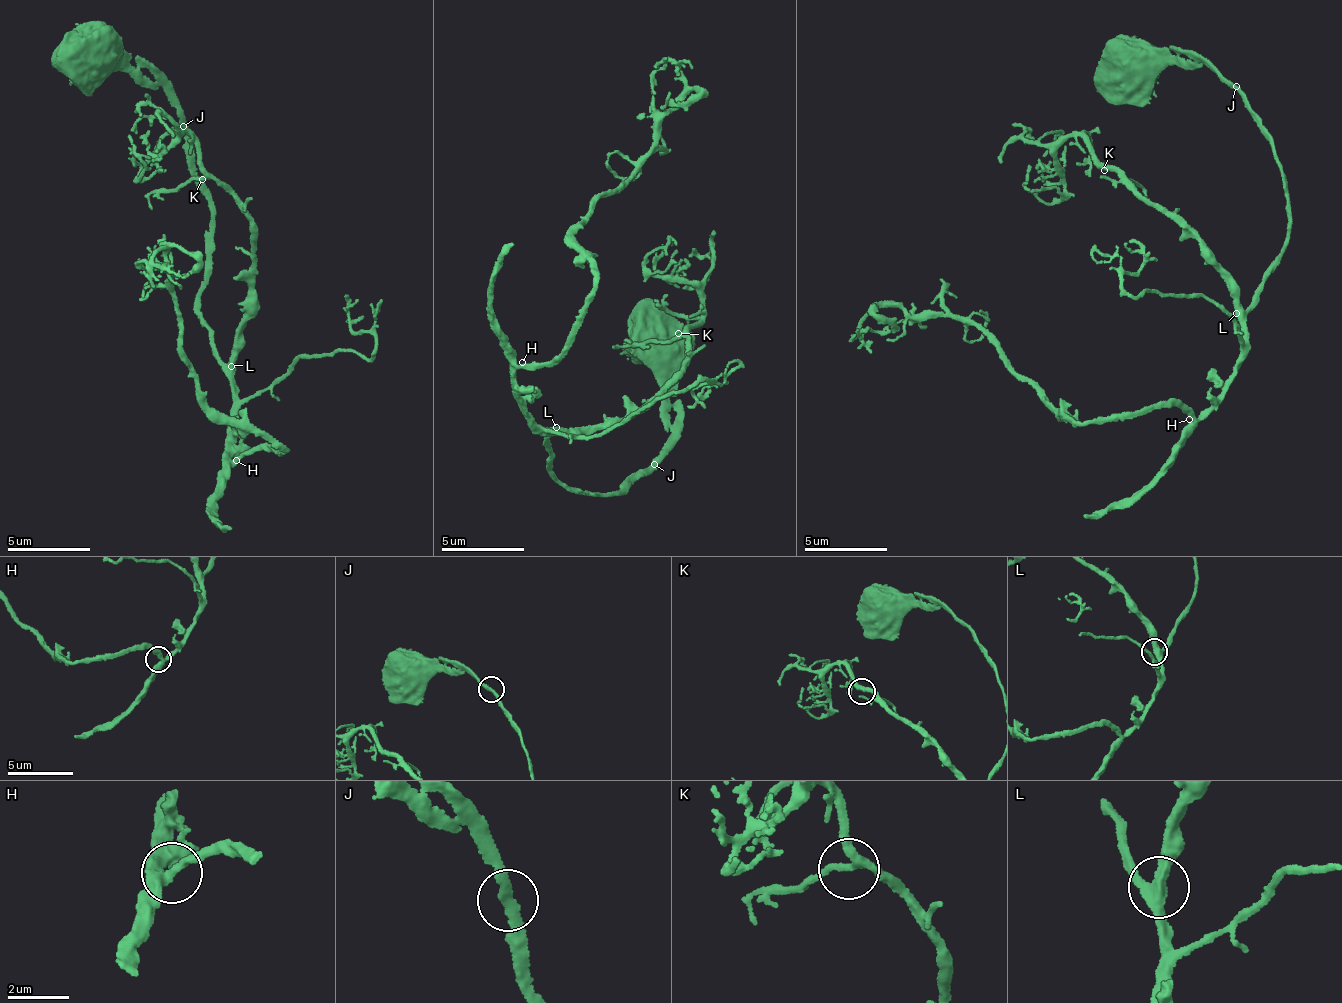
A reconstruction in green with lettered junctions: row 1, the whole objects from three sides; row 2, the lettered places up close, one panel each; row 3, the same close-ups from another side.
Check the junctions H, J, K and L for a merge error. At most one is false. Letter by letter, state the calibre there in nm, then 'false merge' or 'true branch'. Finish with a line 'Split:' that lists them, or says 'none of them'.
H: calibre 300 nm; true branch
J: calibre 260 nm; true branch
K: calibre 280 nm; true branch
L: calibre 340 nm; true branch
Split: none of them

